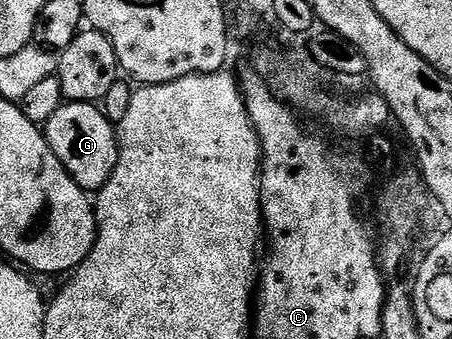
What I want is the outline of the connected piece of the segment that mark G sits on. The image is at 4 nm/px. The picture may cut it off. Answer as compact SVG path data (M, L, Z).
M66 102L42 128L50 150L54 150L58 162L62 162L74 182L78 182L78 186L89 194L99 193L100 189L106 186L118 166L120 157L117 129L113 121L111 124L96 108L99 107L95 103Z

